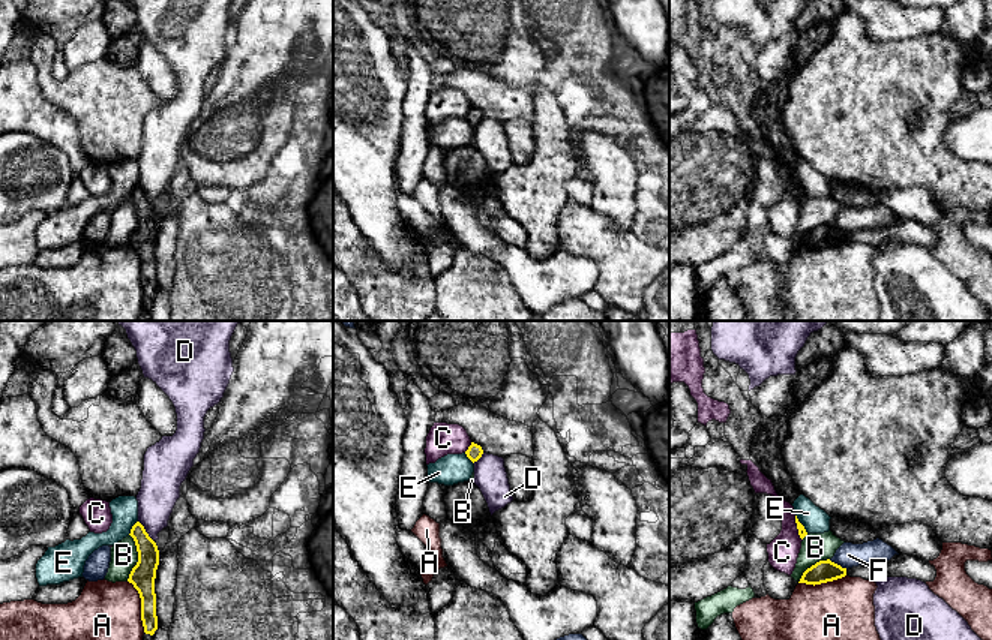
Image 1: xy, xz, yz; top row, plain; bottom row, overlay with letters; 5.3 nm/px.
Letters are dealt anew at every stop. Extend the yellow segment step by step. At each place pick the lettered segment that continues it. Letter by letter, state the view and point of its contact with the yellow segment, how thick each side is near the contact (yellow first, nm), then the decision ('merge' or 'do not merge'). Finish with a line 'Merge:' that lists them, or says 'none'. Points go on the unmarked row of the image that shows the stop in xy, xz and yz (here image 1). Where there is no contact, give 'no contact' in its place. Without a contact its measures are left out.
A: xy (141, 270) | 140/440 nm | do not merge
B: xy (138, 222) | 140/140 nm | do not merge
C: xz (468, 111) | 90/170 nm | do not merge
D: xy (144, 195) | 140/220 nm | do not merge
E: xy (132, 192) | 130/140 nm | do not merge
F: yz (836, 228) | 120/140 nm | do not merge
Merge: none

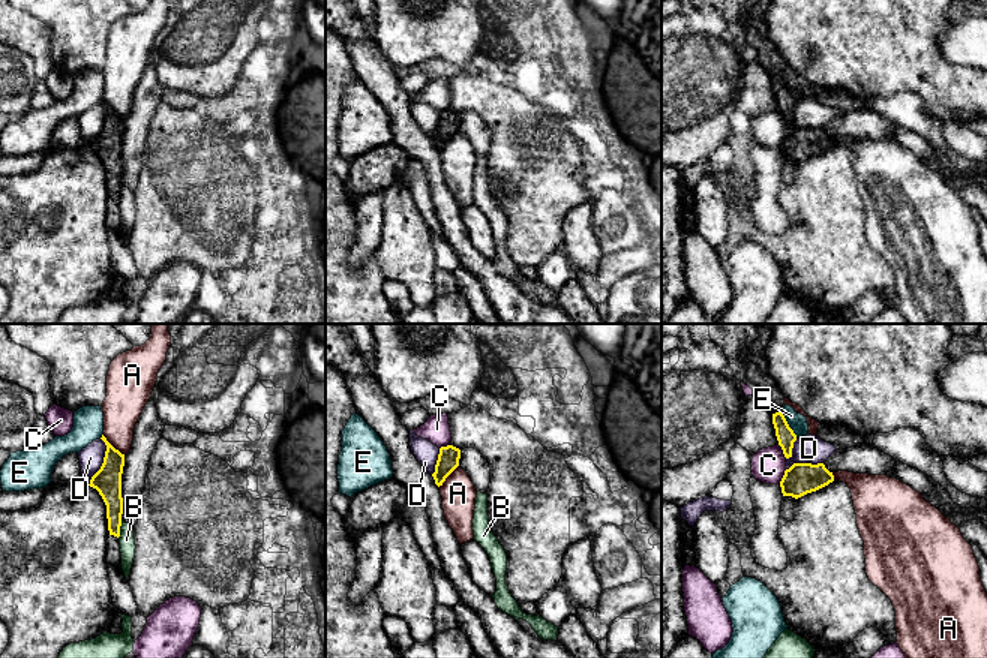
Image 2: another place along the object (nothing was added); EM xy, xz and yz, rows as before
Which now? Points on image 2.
A: xy (111, 110) | 150/200 nm | do not merge
B: xy (119, 192) | 140/90 nm | do not merge
C: yz (783, 141) | 170/190 nm | do not merge
D: xy (104, 126) | 150/130 nm | do not merge
E: yz (788, 89) | 100/100 nm | do not merge
Merge: none

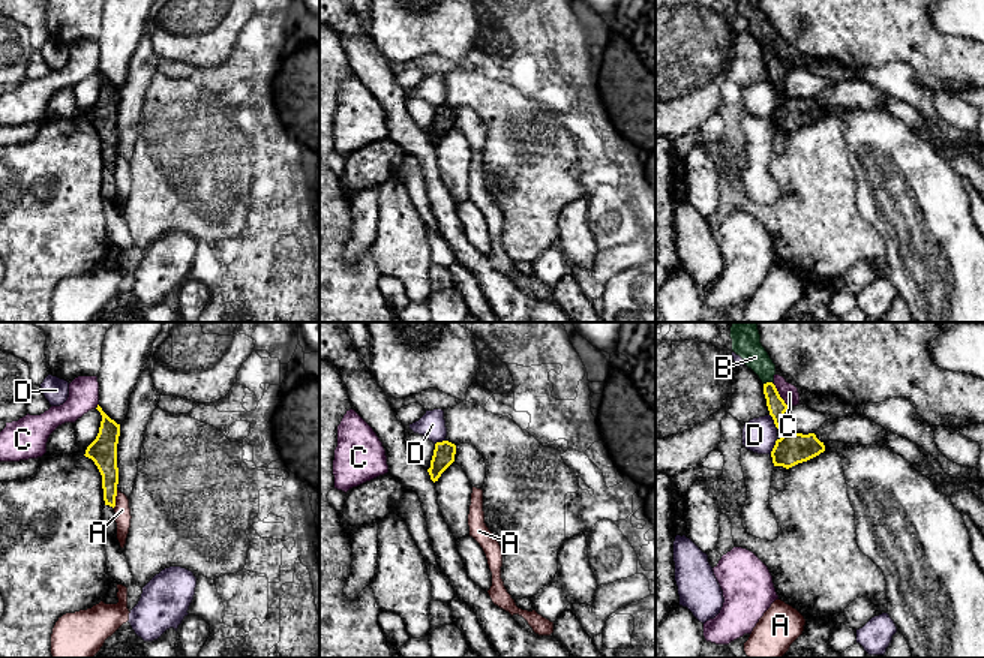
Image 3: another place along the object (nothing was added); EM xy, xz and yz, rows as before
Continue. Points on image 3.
A: xy (114, 162) | 140/90 nm | do not merge
B: yz (767, 47) | 100/140 nm | merge
C: yz (779, 59) | 100/100 nm | do not merge
D: yz (774, 111) | 170/190 nm | do not merge
Merge: B

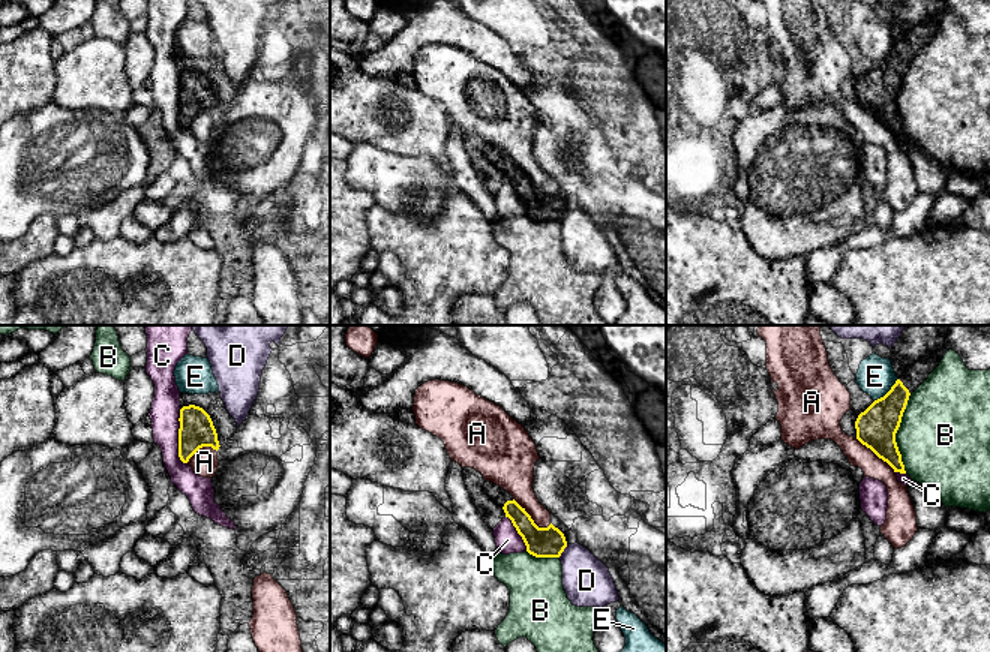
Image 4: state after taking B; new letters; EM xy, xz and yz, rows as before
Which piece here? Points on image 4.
A: xz (531, 183) | 160/190 nm | do not merge
B: yz (894, 99) | 220/460 nm | do not merge
C: xy (179, 101) | 190/160 nm | do not merge
D: xz (563, 215) | 160/260 nm | do not merge
E: yz (888, 56) | 220/200 nm | do not merge
Merge: none

